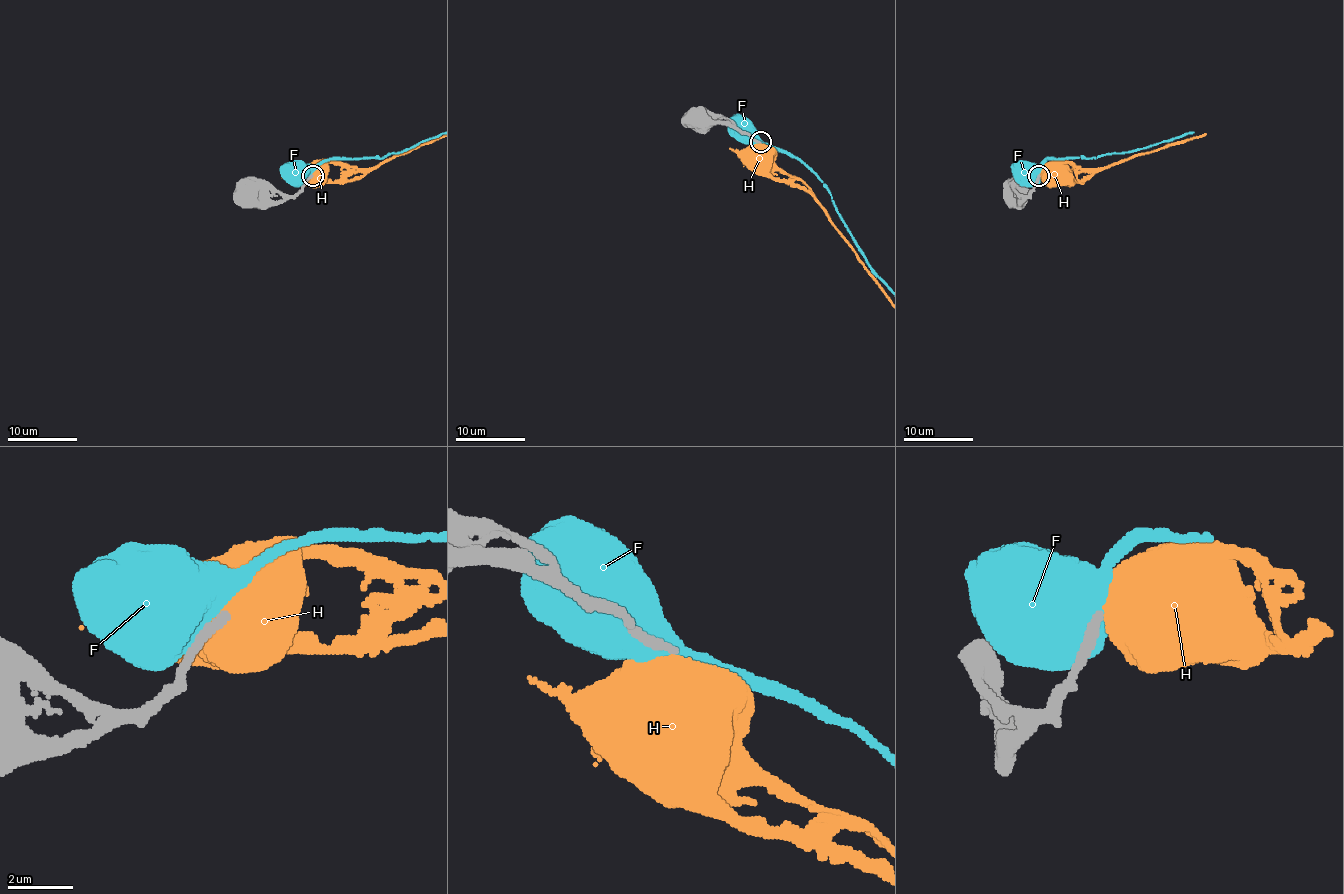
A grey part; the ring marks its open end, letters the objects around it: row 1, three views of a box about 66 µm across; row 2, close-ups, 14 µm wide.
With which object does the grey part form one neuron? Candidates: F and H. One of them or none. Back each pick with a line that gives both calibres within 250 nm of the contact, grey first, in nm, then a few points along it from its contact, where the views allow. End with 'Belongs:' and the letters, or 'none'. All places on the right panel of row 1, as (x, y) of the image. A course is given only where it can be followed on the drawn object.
Belongs: none

